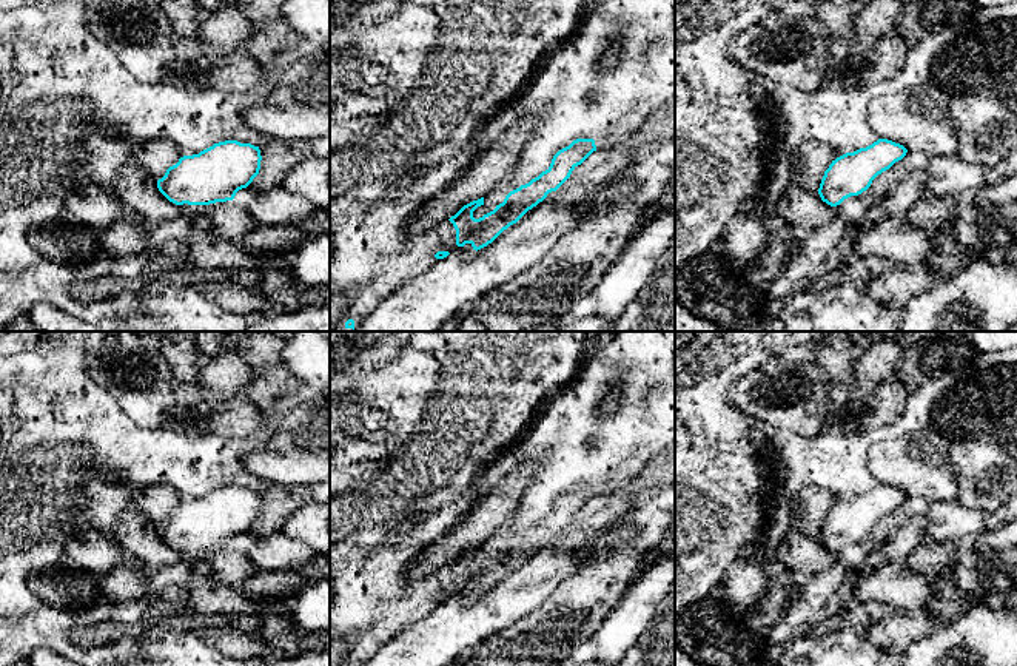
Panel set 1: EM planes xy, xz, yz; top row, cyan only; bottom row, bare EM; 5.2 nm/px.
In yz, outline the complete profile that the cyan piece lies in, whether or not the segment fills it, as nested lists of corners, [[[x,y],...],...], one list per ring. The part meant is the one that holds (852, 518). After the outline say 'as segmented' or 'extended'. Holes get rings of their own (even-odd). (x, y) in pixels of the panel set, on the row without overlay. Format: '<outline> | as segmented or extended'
[[[878,484],[866,493],[846,498],[829,510],[818,540],[831,552],[866,536],[872,526],[906,501],[908,495],[888,484]]] | as segmented

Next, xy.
[[[225,486],[200,496],[183,501],[157,526],[159,536],[176,550],[210,550],[233,546],[236,538],[247,533],[260,515],[260,495],[251,489]]] | as segmented

